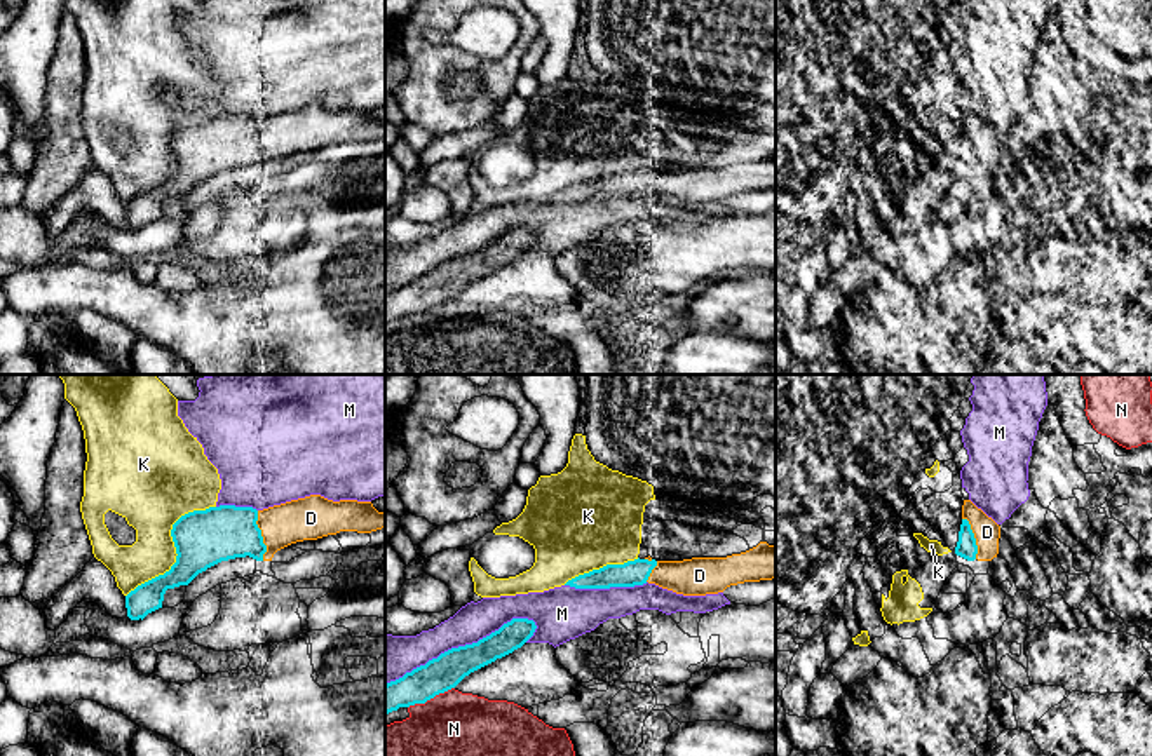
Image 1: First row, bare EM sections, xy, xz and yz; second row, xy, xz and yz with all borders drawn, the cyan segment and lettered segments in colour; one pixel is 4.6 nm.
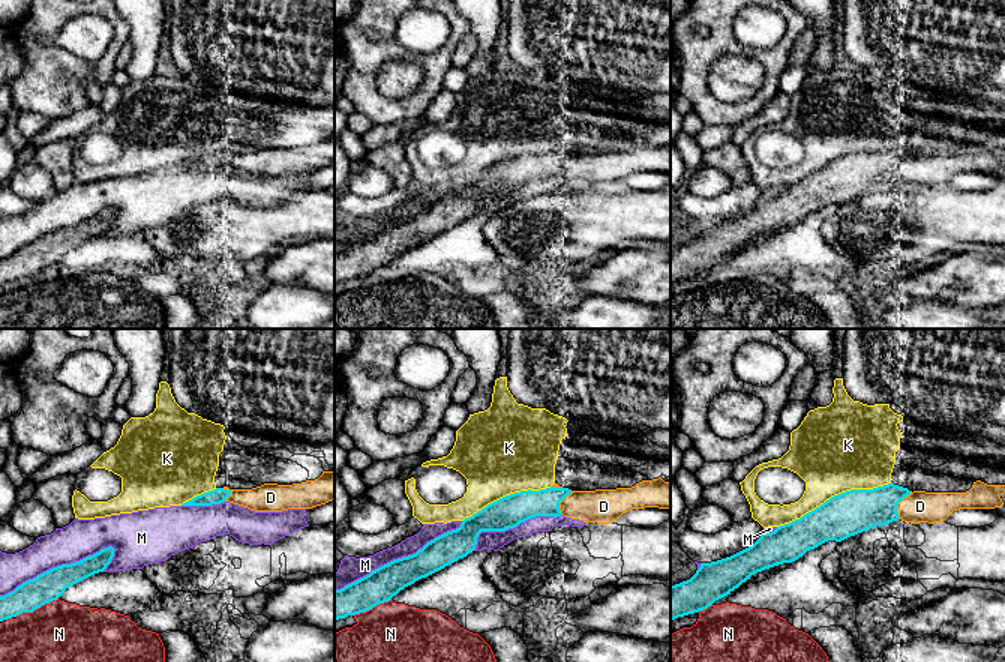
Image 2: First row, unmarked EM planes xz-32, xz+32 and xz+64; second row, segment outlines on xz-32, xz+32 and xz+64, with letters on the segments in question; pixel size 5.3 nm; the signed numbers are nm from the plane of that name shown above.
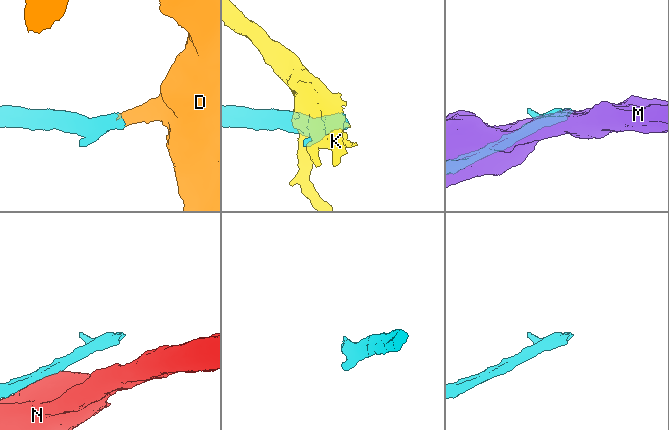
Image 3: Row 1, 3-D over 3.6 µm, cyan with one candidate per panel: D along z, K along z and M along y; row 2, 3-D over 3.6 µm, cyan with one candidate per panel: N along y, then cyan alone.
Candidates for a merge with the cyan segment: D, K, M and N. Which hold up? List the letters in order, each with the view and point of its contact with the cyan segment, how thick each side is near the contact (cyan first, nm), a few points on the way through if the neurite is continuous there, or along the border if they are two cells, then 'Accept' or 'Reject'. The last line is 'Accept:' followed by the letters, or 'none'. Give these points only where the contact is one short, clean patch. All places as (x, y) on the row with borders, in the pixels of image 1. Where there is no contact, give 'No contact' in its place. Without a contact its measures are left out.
D: Touches cyan at xy (260, 535). Thickness 260 nm (cyan) against 200 nm. Accept
K: Touches cyan at xy (175, 546). Thickness 260 nm (cyan) against 320 nm. Reject
M: Touches cyan at xz (460, 647). Thickness 160 nm (cyan) against 170 nm. Reject
N: Touches cyan at xz (431, 697). Thickness 160 nm (cyan) against 300 nm. Reject
Accept: D

